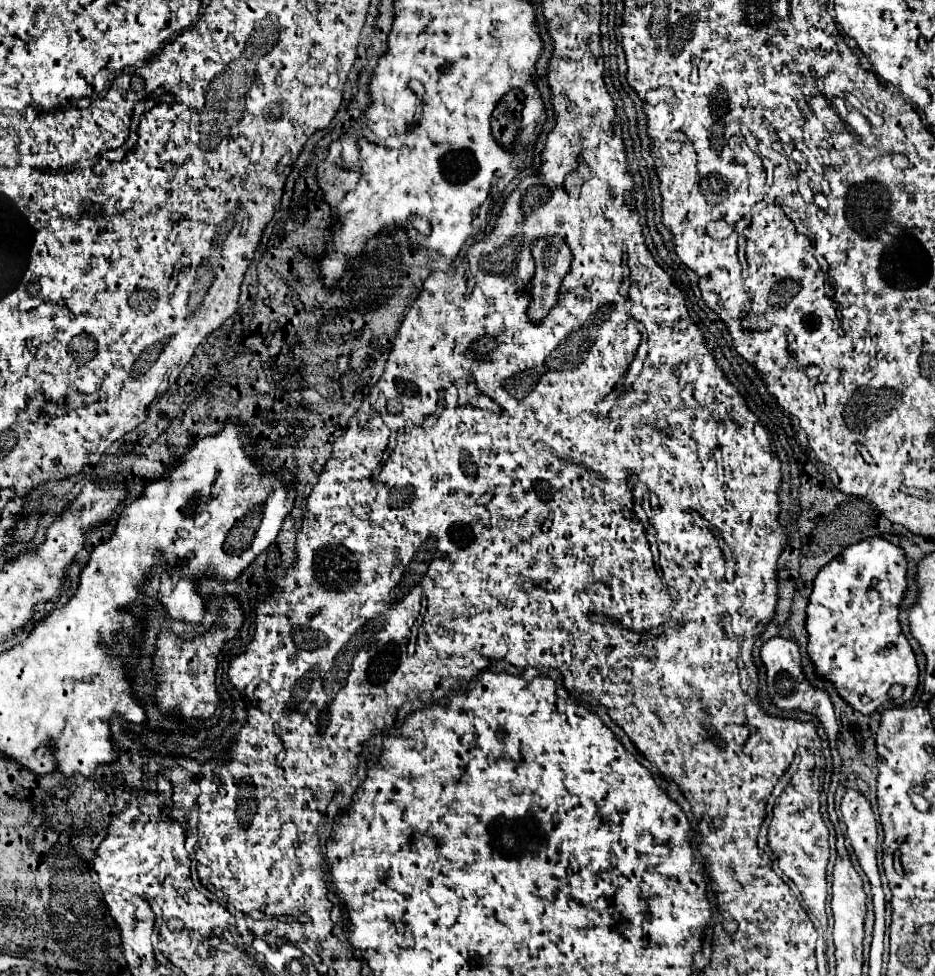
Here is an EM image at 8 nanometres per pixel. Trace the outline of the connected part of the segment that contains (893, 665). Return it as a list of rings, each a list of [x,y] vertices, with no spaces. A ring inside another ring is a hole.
[[[869,537],[847,547],[813,581],[805,609],[805,629],[809,633],[807,655],[815,675],[831,681],[839,697],[863,715],[871,715],[879,705],[889,701],[889,689],[893,685],[901,685],[905,691],[903,701],[909,701],[919,681],[915,653],[897,623],[905,587],[905,555],[897,545],[881,537]]]

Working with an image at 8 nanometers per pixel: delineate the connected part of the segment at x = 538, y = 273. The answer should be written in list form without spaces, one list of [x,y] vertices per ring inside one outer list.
[[[561,237],[537,239],[531,243],[531,253],[535,259],[535,275],[531,279],[531,303],[527,315],[533,323],[539,323],[555,307],[561,281],[569,273],[573,255]]]

